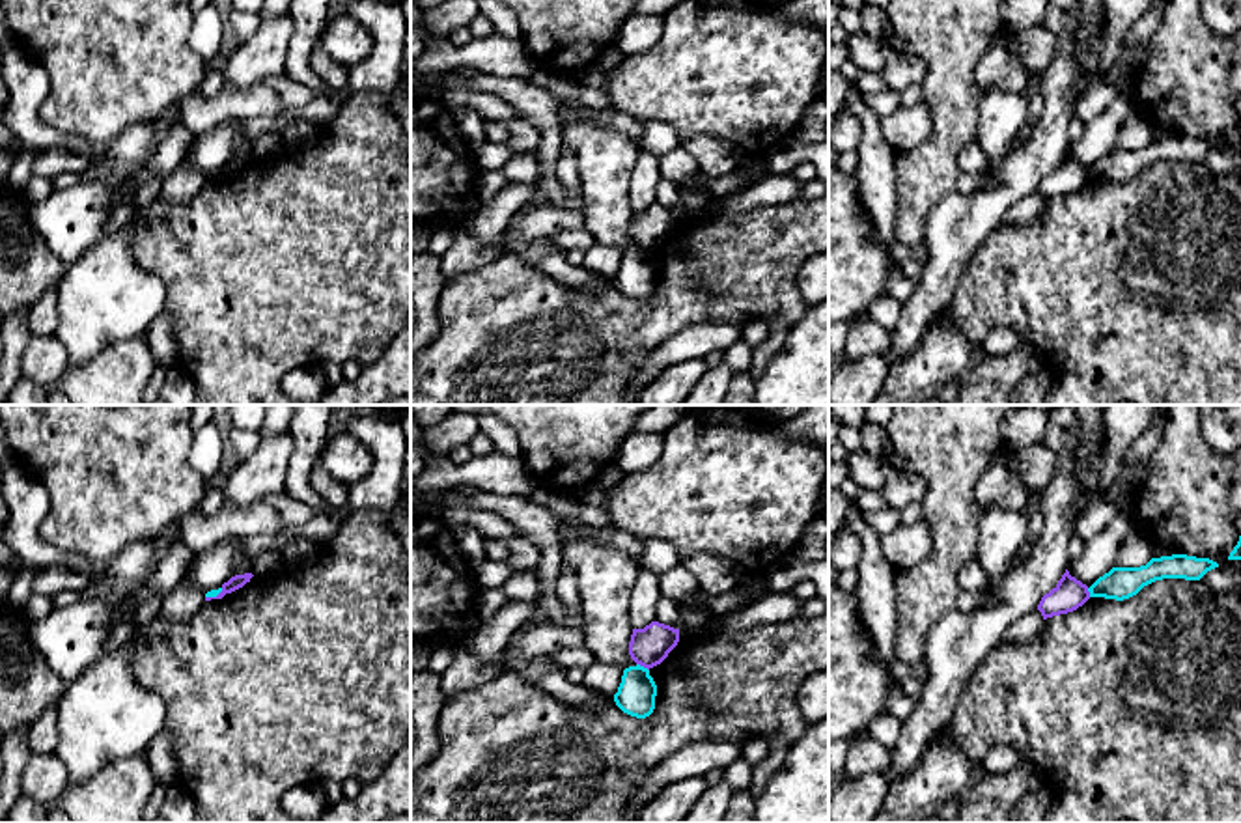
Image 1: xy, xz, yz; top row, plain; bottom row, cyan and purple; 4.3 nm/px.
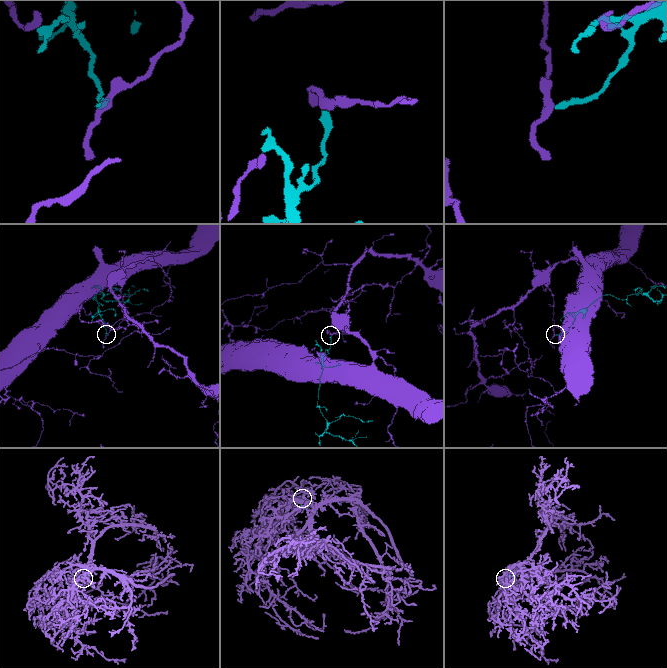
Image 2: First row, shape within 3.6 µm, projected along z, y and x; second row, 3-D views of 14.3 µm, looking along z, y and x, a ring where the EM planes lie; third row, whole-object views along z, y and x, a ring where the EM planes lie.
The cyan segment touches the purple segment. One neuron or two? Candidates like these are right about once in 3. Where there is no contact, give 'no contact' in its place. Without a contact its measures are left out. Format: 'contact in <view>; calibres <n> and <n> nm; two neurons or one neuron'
contact in xz; calibres 160 and 170 nm; two neurons

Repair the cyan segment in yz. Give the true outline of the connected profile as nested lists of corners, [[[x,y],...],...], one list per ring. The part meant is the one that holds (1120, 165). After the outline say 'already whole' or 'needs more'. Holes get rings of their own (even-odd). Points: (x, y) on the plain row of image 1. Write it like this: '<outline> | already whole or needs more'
[[[1172,136],[1151,140],[1140,149],[1112,149],[1099,159],[1090,170],[1090,179],[1123,183],[1136,177],[1144,168],[1163,160],[1200,162],[1207,153],[1219,149],[1209,140]]] | already whole

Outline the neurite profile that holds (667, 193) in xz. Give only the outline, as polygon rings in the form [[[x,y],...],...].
[[[661,179],[655,188],[655,203],[681,213],[679,185],[672,183],[670,179]]]

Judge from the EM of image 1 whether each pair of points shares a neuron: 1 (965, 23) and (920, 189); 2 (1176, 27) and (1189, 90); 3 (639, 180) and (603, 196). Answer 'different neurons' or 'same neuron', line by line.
1: same neuron
2: same neuron
3: different neurons

